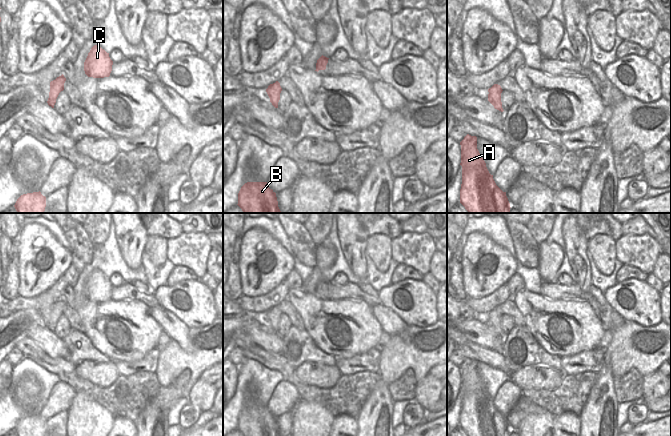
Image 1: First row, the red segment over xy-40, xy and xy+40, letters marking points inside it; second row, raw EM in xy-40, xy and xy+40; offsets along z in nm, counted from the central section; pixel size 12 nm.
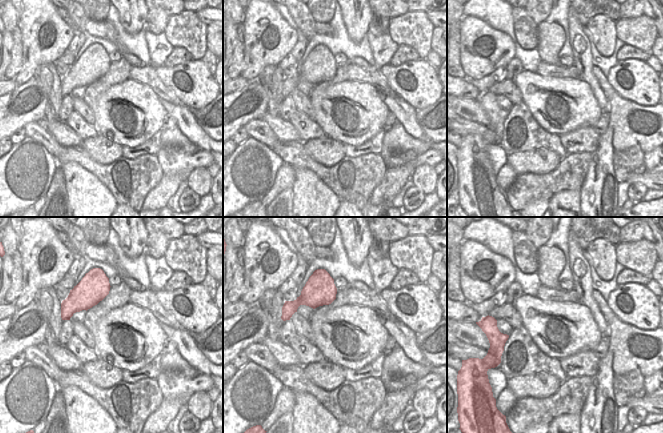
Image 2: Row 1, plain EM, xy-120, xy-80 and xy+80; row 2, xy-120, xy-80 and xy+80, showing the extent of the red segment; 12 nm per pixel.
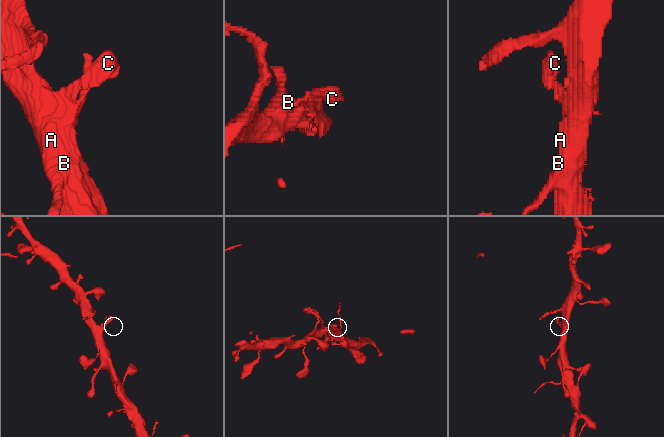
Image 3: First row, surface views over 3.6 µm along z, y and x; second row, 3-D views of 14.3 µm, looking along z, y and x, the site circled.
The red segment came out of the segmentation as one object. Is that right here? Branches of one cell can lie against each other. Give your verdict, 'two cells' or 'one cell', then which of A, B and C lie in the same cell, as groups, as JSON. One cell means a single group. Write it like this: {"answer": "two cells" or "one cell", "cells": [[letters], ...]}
{"answer": "one cell", "cells": [["A", "B", "C"]]}

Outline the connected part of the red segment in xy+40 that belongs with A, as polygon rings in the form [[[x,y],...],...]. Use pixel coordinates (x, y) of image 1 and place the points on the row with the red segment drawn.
[[[467,134],[460,145],[460,203],[468,213],[510,213],[506,192],[496,185],[477,149],[477,137]]]

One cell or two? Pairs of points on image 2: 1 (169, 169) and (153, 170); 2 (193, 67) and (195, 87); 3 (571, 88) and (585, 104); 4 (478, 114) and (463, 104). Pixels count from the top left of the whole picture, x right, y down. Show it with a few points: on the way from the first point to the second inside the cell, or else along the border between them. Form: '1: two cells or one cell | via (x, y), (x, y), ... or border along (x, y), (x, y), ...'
1: two cells | border along (155, 155), (164, 173)
2: one cell | via (193, 72), (194, 82)
3: one cell | via (576, 93), (581, 94), (583, 99)
4: one cell | via (474, 111), (467, 107)

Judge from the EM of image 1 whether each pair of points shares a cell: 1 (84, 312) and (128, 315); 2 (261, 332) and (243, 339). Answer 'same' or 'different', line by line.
1: same
2: different

